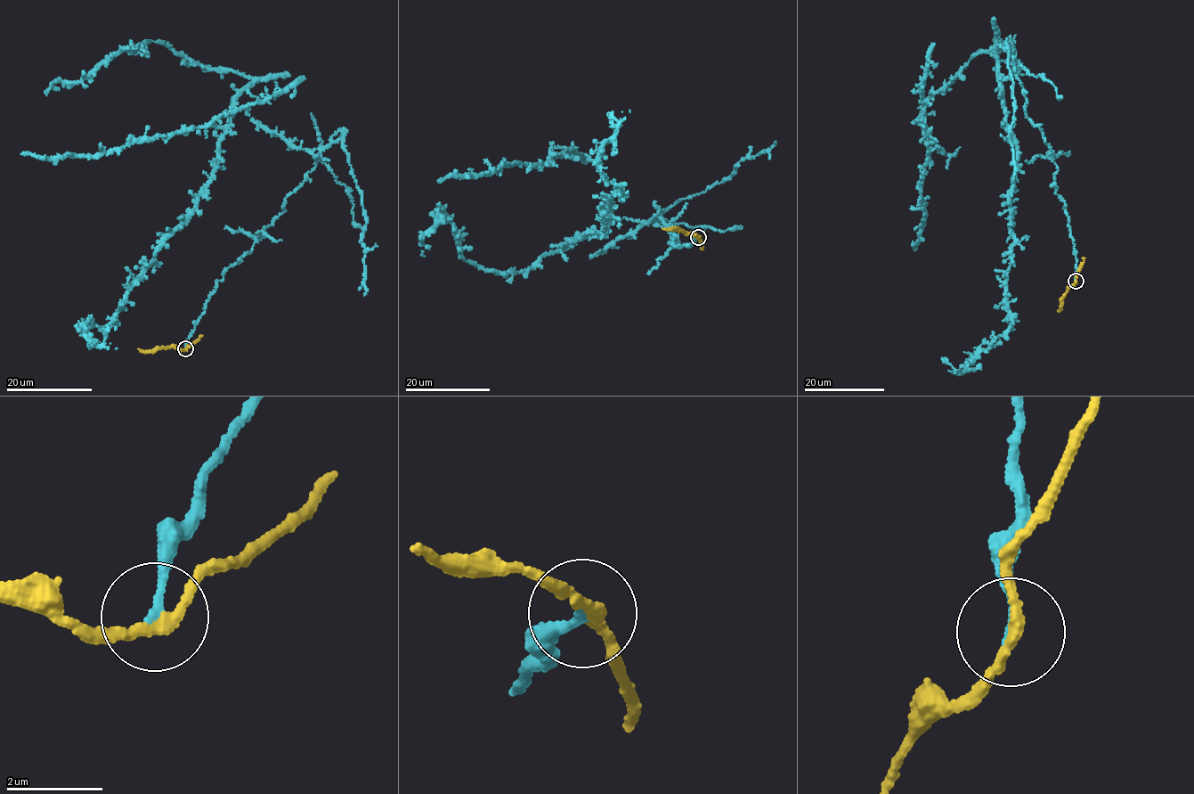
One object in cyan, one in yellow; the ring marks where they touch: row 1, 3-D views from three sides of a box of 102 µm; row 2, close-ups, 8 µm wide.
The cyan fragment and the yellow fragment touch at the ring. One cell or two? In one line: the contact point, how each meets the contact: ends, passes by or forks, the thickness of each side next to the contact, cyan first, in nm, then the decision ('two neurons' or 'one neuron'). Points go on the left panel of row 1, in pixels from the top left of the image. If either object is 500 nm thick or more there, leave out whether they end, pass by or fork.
place (185, 348); cyan ends; yellow passes by; calibres 180 and 200 nm; two neurons

